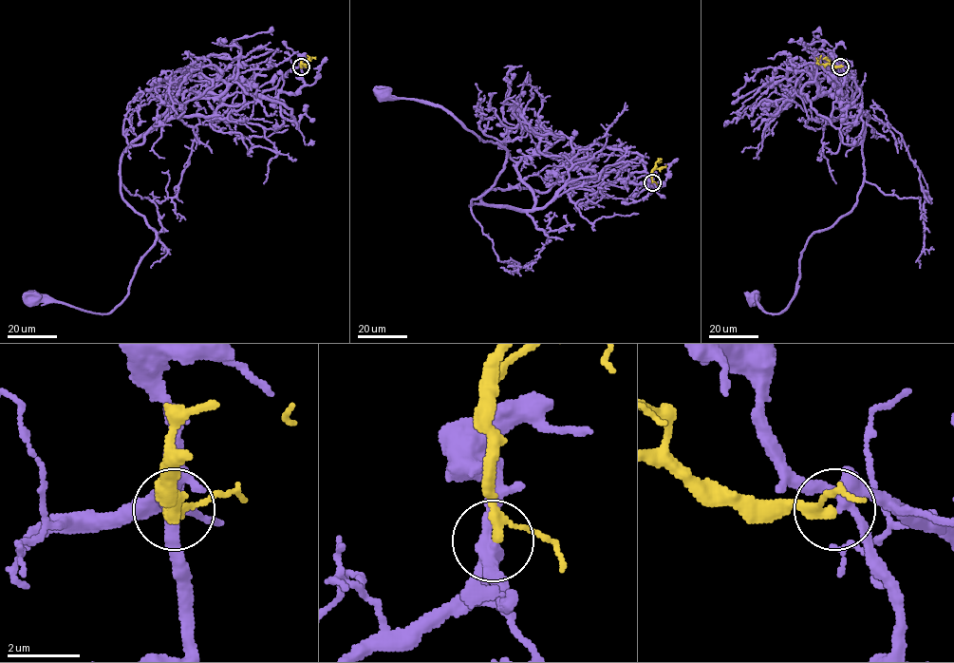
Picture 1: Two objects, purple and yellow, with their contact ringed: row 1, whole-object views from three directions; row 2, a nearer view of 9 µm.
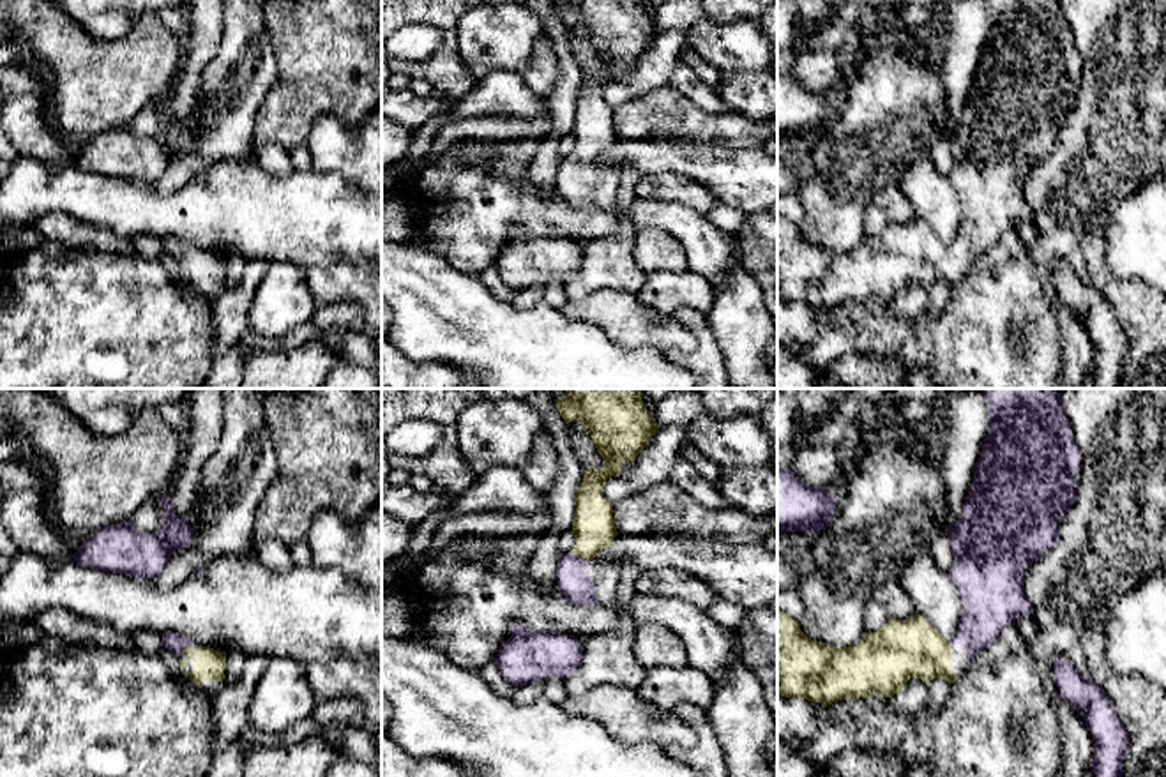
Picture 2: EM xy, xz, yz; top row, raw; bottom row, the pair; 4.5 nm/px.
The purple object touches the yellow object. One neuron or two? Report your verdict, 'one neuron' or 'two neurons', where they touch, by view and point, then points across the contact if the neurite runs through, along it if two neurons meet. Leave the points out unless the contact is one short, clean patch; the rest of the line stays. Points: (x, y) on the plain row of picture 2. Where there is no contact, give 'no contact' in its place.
one neuron; contact xz (582, 163); way xz (573, 179), (575, 170), (582, 163), (594, 133)

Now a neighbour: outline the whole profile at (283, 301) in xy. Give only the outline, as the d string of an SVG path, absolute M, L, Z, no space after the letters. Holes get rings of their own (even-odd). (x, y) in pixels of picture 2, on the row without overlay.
M270 260L249 311L249 327L265 339L281 339L311 321L316 302L309 291L306 268Z

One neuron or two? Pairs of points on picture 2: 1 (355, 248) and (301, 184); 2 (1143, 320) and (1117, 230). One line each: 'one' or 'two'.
1: one
2: two

